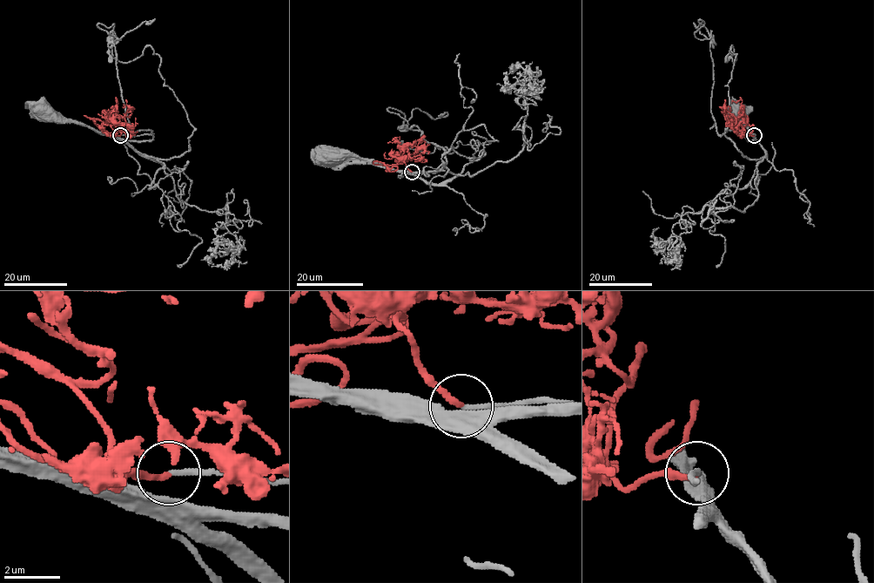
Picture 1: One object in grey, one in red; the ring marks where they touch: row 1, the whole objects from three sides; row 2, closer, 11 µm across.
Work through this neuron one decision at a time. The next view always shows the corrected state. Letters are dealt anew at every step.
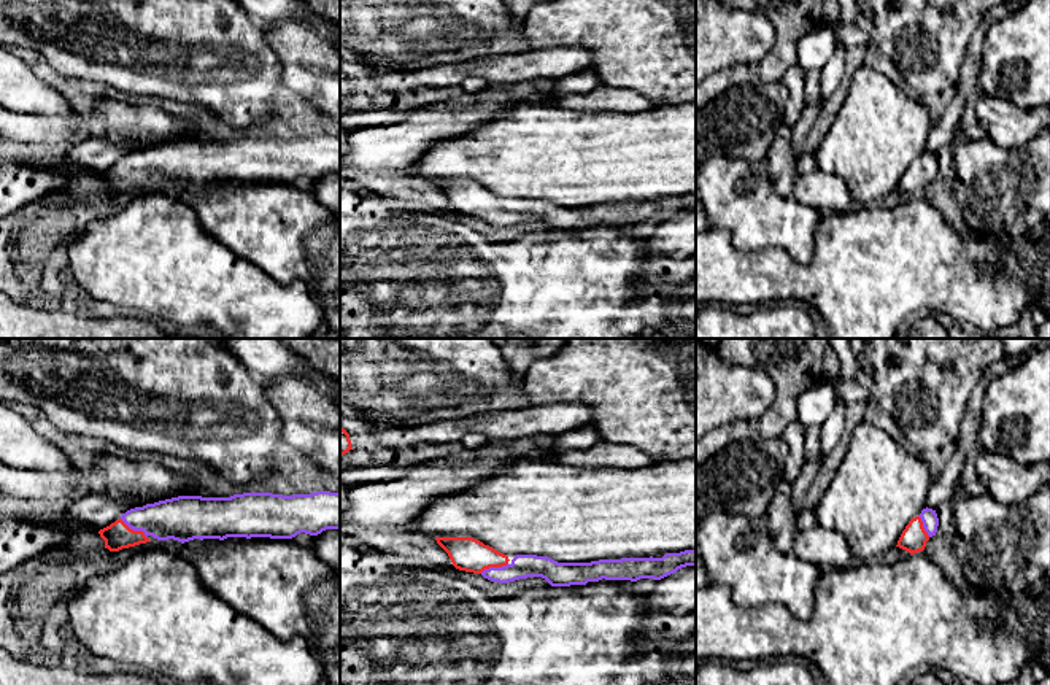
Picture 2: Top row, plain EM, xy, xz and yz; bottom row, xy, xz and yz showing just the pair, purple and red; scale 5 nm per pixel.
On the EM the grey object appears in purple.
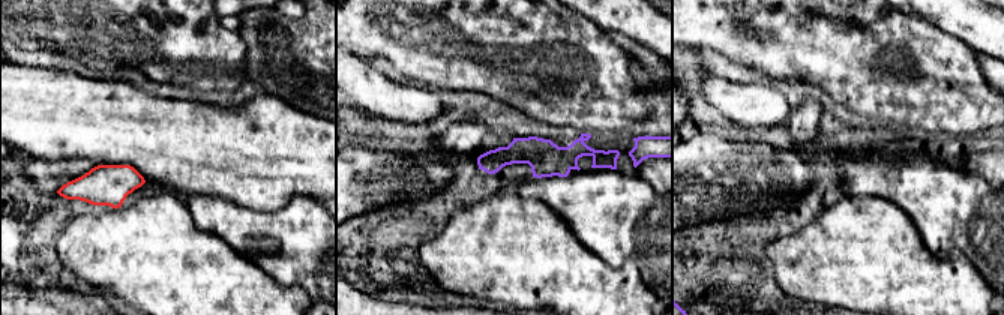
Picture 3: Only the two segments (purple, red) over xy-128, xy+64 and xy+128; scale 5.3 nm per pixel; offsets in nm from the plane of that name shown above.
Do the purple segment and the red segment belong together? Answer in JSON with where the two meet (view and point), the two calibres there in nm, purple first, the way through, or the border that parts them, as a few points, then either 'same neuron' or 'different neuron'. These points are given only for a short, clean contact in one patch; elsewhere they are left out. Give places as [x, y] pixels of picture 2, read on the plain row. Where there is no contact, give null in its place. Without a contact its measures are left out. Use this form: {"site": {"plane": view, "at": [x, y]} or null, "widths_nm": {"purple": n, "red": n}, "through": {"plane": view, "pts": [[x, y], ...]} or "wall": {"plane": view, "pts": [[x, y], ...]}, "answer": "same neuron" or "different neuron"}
{"site": {"plane": "xy", "at": [134, 174]}, "widths_nm": {"purple": 220, "red": 140}, "through": {"plane": "xy", "pts": [[181, 162], [145, 164], [134, 174], [116, 180]]}, "answer": "same neuron"}

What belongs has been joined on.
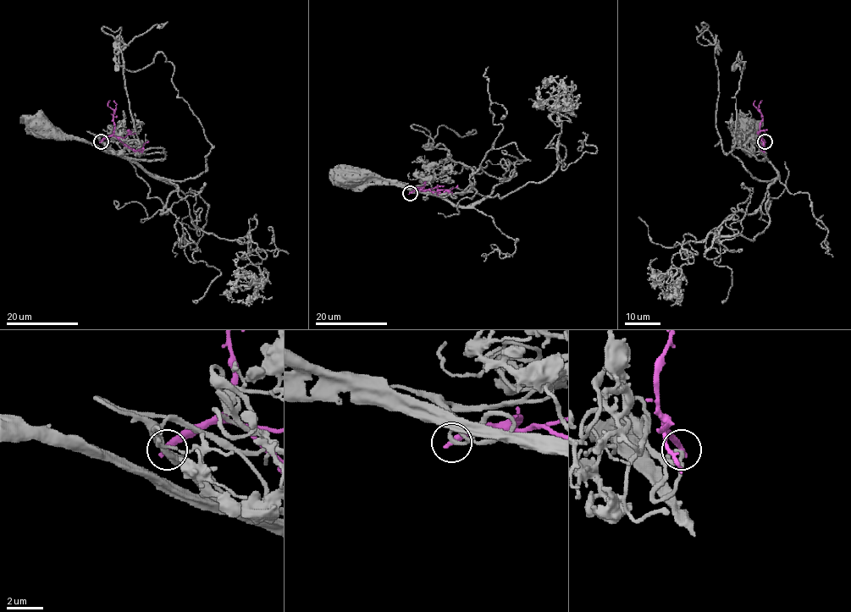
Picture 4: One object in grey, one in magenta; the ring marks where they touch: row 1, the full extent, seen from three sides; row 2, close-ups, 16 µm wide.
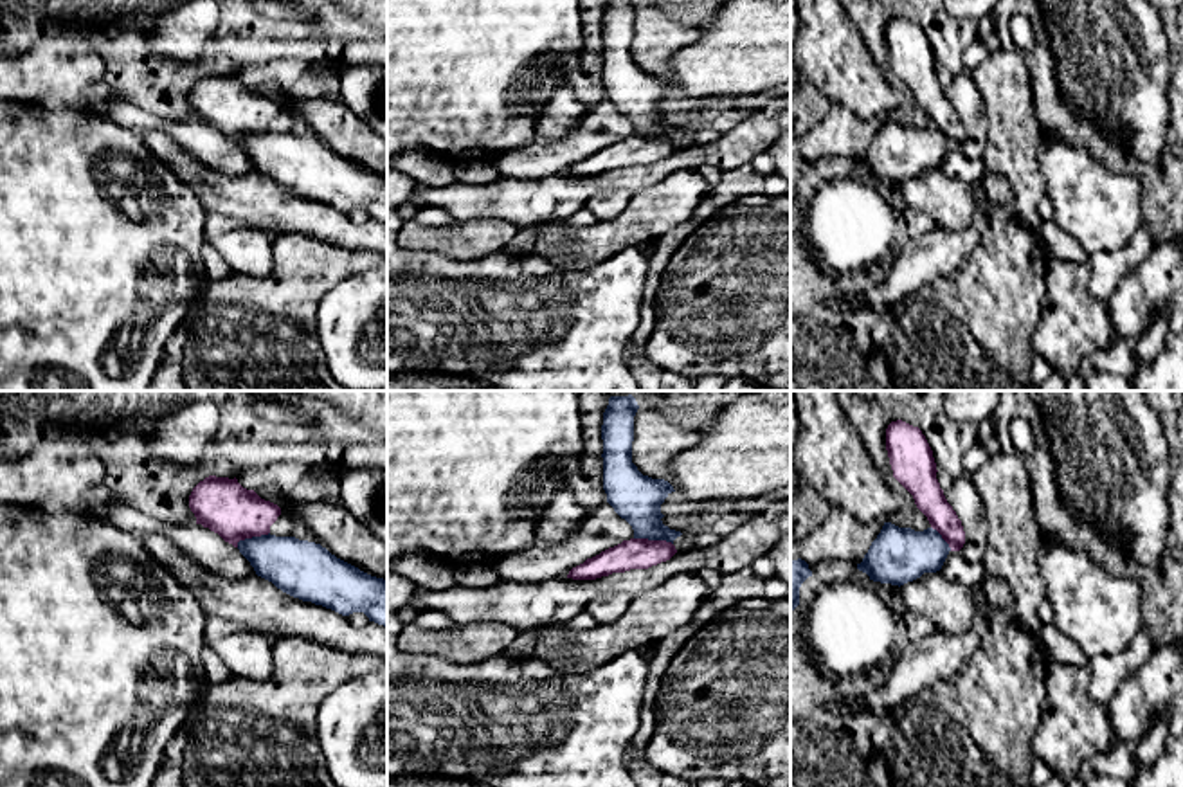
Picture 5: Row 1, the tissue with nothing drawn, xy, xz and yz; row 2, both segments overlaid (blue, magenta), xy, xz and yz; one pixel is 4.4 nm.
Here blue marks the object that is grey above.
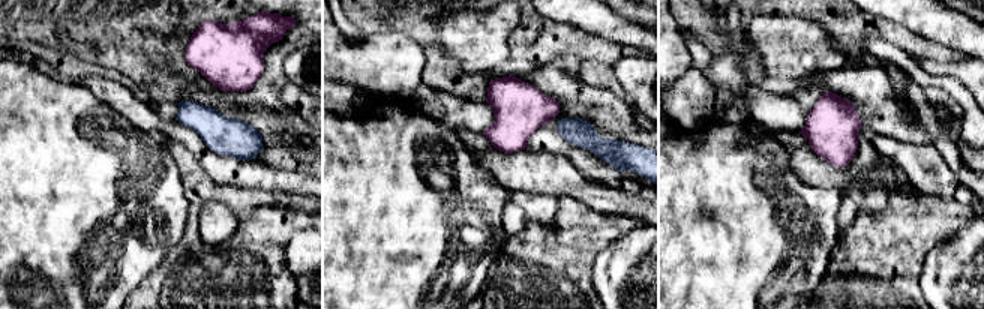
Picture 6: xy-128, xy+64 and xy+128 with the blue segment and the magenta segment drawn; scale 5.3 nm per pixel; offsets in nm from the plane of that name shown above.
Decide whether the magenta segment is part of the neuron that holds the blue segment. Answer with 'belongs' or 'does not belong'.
does not belong

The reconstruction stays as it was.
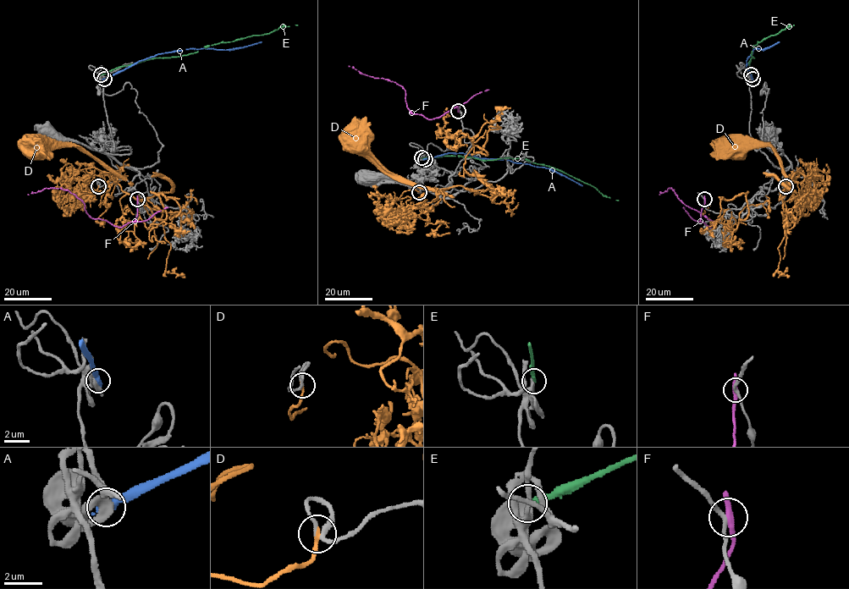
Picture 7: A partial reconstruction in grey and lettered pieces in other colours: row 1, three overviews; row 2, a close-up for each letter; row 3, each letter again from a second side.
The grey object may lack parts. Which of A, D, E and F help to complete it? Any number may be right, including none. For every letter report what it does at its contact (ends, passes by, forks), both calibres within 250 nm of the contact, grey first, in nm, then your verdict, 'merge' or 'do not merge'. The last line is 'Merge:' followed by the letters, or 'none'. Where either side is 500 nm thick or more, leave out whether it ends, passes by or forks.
A: 550/440 nm | do not merge
D: it ends | 170/240 nm | do not merge
E: 600/240 nm | do not merge
F: it passes by | 200/320 nm | do not merge
Merge: none

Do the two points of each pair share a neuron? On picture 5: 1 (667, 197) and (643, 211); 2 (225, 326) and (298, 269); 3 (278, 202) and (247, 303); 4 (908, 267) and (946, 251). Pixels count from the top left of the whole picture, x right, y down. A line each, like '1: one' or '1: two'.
1: one
2: one
3: two
4: one

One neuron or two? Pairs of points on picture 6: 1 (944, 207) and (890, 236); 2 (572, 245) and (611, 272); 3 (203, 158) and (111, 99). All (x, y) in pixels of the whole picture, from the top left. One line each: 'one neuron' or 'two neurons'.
1: one neuron
2: two neurons
3: one neuron

